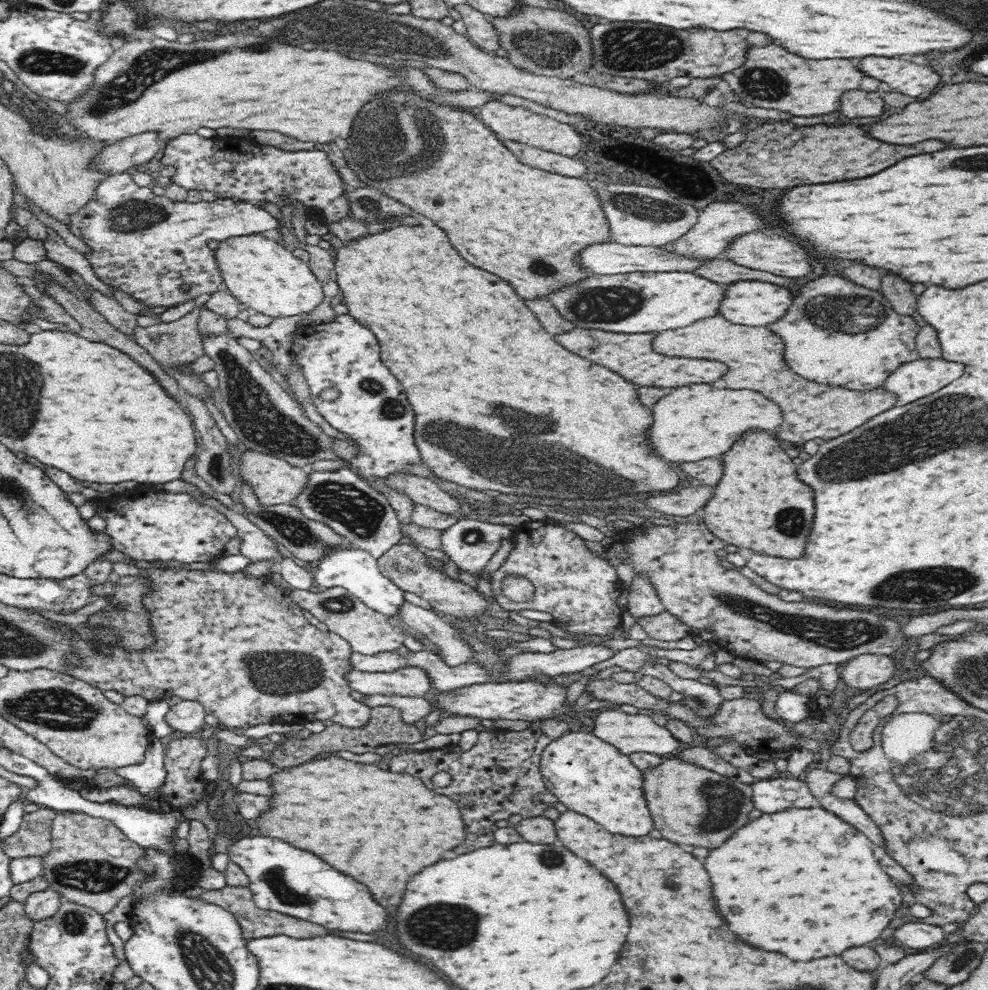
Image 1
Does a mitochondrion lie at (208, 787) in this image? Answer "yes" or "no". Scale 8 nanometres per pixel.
no

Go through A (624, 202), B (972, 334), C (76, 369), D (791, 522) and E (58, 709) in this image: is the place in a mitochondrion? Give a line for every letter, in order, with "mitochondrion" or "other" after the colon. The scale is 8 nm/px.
A: mitochondrion
B: other
C: other
D: mitochondrion
E: mitochondrion

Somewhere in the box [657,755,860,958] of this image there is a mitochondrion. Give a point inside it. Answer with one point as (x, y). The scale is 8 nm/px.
(724, 802)

